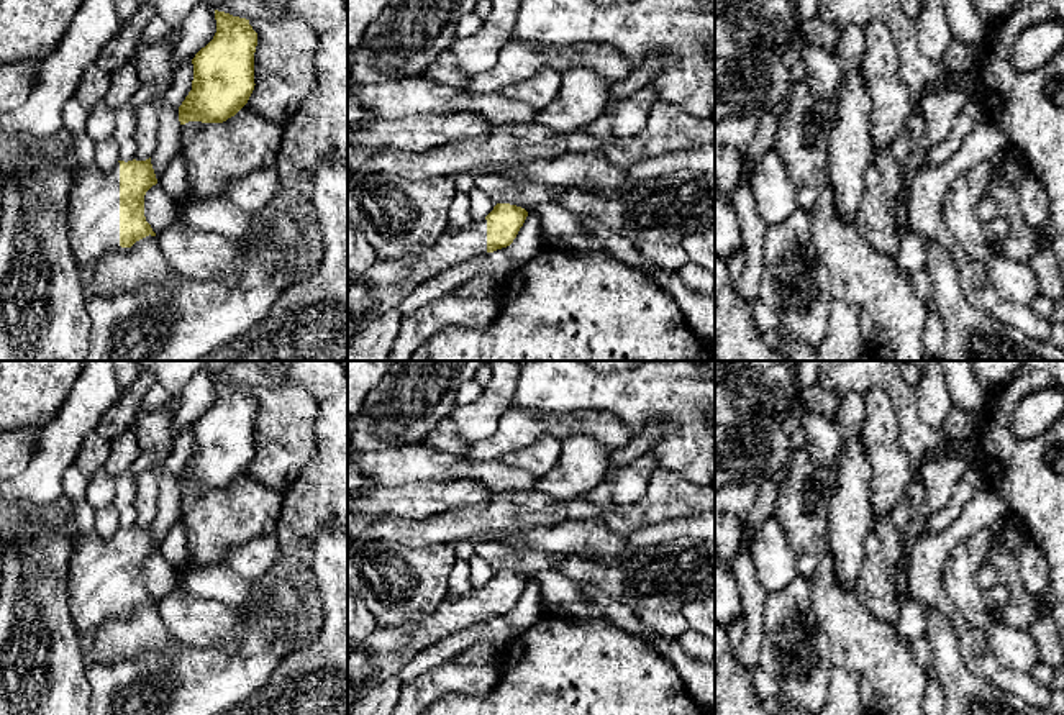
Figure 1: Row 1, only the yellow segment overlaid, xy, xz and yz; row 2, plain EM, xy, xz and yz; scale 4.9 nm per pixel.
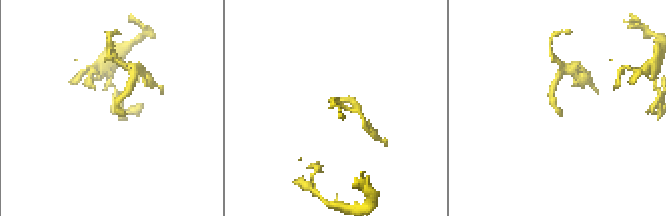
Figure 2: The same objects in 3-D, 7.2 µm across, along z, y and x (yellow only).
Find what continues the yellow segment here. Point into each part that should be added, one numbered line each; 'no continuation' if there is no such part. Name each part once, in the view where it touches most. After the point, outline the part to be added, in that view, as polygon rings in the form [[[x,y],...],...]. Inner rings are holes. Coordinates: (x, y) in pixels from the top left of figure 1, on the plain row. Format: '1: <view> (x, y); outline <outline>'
1: xy (94, 571); outline [[[120,530],[110,538],[75,531],[67,574],[69,610],[79,635],[120,613]]]

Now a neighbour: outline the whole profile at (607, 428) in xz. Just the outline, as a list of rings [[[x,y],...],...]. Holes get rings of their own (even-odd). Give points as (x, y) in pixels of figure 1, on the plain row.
[[[513,407],[500,418],[498,428],[490,438],[469,444],[462,456],[472,462],[502,461],[507,454],[530,446],[546,433],[559,439],[590,436],[610,451],[625,448],[633,438],[630,426],[607,410],[584,408],[549,417],[543,412]]]

